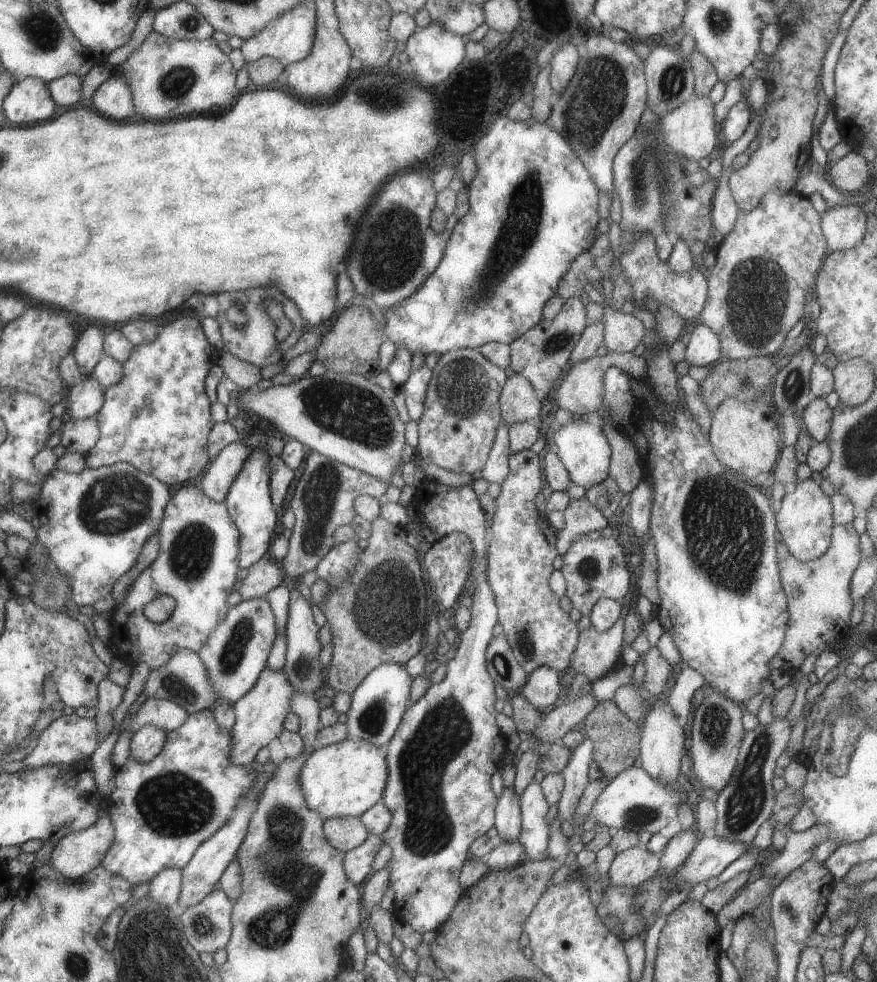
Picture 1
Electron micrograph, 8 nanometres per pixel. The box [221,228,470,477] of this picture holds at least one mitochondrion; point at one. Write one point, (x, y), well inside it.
(355, 412)

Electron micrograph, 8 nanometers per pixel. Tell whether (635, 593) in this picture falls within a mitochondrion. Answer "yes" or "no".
no

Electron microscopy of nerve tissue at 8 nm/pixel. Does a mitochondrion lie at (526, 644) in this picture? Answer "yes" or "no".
yes

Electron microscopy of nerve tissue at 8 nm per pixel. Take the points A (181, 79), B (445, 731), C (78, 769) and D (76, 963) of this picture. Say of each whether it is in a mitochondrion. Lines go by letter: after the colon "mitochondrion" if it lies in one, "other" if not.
A: mitochondrion
B: mitochondrion
C: other
D: mitochondrion

